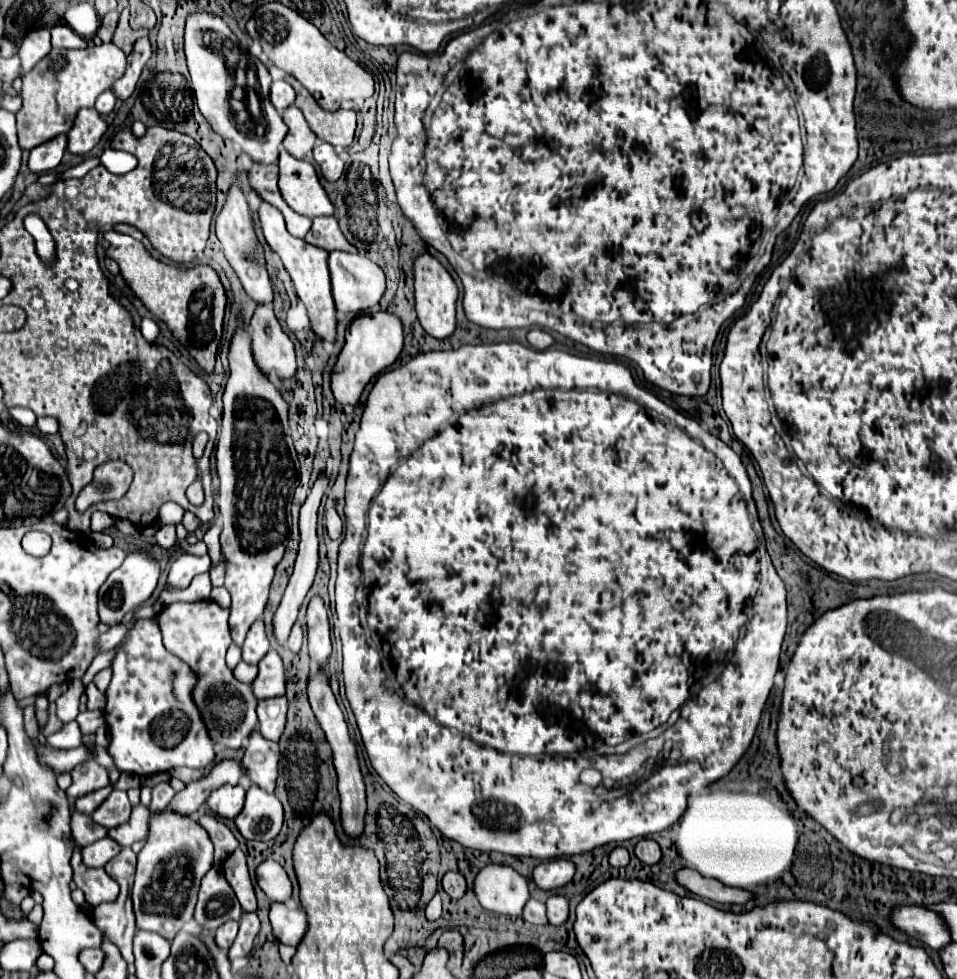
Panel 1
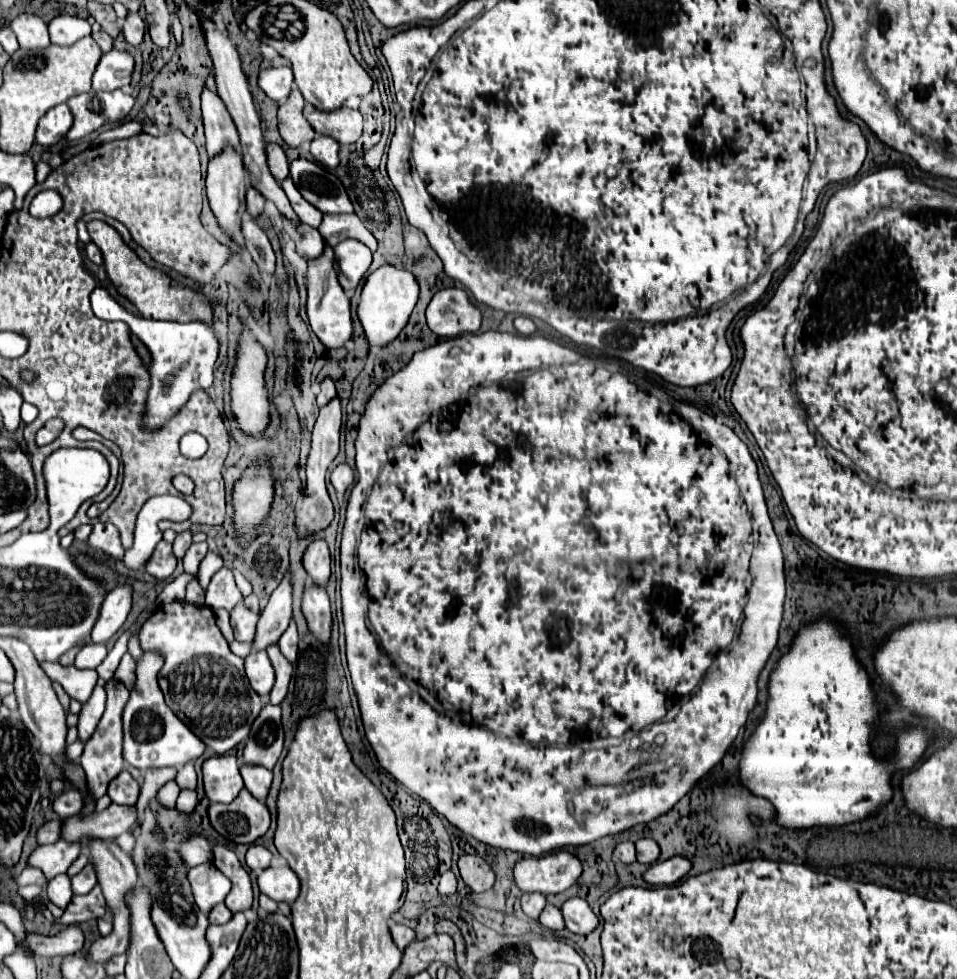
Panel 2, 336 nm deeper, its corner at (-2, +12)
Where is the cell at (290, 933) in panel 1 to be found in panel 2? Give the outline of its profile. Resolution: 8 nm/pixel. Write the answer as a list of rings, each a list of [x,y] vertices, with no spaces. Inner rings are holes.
[[[289,866],[267,868],[259,876],[259,890],[271,900],[293,904],[299,896],[299,878]]]

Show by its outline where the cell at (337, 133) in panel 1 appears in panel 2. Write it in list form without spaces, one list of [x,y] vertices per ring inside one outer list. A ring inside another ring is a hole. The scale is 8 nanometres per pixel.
[[[305,102],[303,116],[313,126],[315,132],[331,136],[339,144],[353,144],[361,136],[363,118],[361,118],[359,110],[351,110],[351,108],[341,106],[333,112],[323,112],[323,110],[317,110],[313,104]]]

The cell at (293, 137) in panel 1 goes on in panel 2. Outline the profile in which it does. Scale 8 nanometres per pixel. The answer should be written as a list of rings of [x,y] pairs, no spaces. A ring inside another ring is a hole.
[[[293,88],[289,98],[279,106],[279,134],[291,148],[311,142],[315,136],[313,128],[309,128],[309,122],[301,114],[303,104],[303,94],[297,88]]]

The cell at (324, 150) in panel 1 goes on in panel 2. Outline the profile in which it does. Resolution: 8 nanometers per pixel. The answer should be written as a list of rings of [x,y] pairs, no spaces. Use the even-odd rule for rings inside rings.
[[[317,134],[315,140],[311,142],[311,154],[323,166],[335,168],[339,164],[339,144],[329,136]]]

